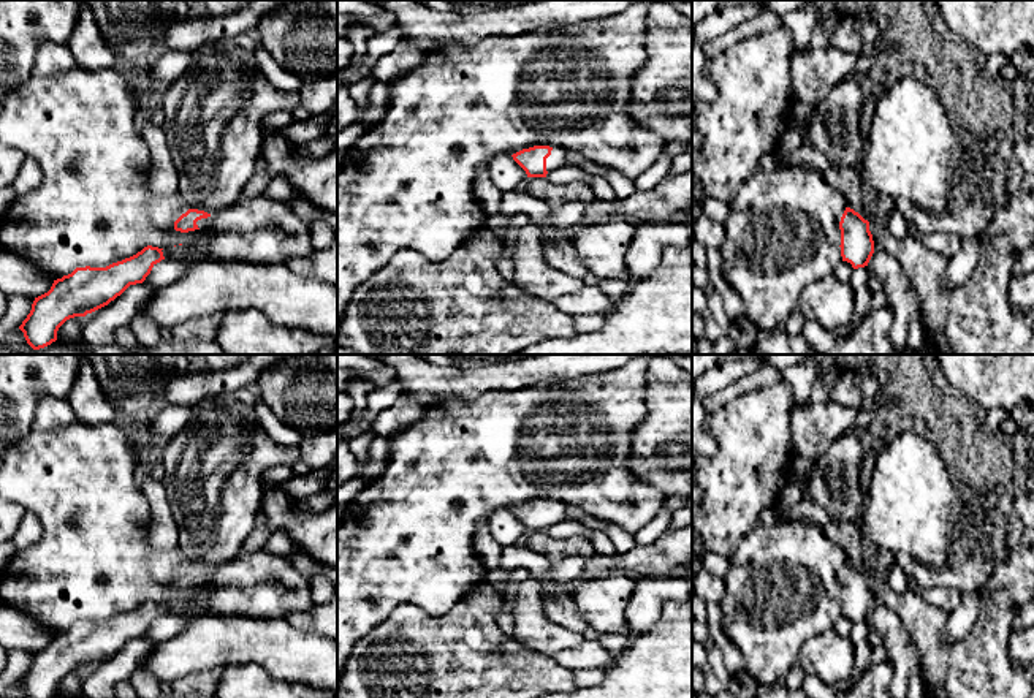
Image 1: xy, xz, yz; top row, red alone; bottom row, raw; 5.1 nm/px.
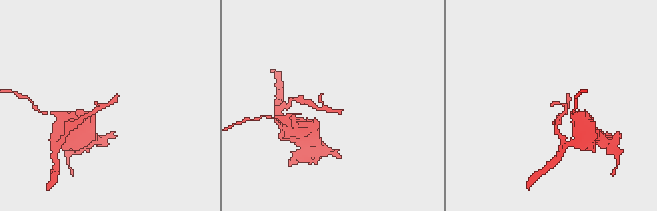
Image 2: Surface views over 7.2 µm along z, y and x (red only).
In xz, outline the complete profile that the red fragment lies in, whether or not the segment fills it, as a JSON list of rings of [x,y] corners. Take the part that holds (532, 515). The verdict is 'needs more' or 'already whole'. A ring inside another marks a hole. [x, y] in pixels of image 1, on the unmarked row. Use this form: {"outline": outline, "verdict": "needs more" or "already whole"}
{"outline": [[[534,500],[513,508],[513,514],[527,532],[546,532],[553,524],[565,521],[568,505],[564,502]]], "verdict": "needs more"}

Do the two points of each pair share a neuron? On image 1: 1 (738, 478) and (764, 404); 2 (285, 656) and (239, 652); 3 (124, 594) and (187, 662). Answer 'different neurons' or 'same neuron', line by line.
1: same neuron
2: same neuron
3: different neurons

